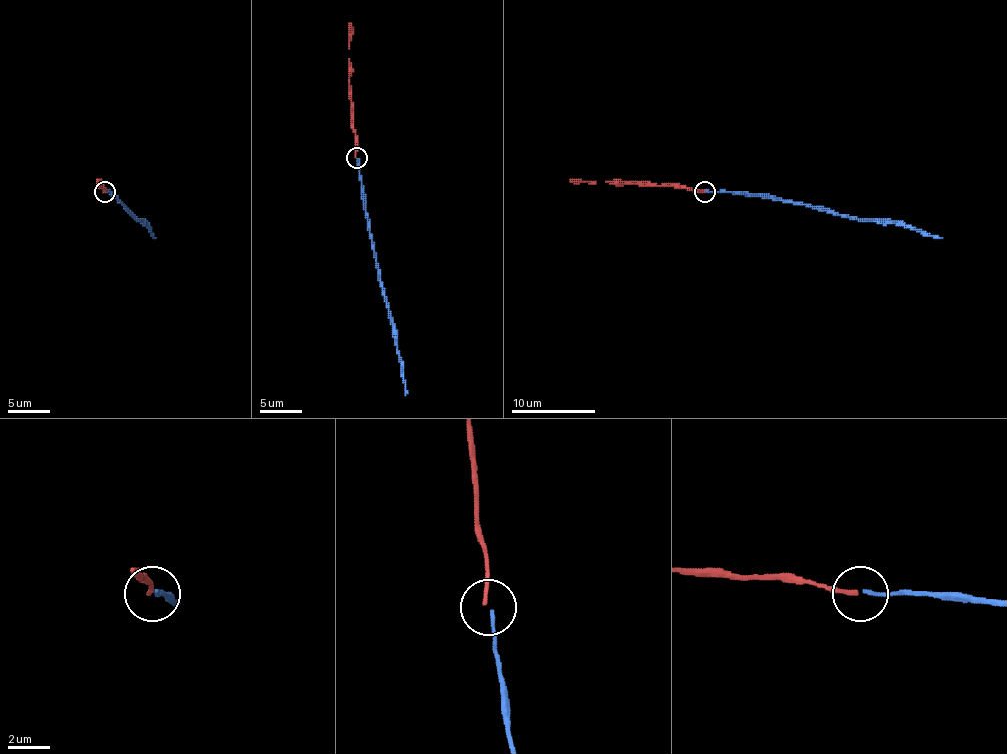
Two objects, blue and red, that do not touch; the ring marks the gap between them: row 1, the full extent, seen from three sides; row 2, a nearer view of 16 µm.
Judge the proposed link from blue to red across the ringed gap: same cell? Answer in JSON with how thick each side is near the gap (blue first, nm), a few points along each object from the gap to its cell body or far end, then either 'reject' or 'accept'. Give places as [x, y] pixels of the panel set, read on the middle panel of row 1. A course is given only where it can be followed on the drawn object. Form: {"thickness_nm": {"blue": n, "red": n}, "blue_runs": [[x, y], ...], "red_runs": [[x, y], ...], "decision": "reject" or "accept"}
{"thickness_nm": {"blue": 160, "red": 180}, "blue_runs": [[357, 159], [363, 209], [405, 395]], "red_runs": [[355, 157], [349, 86], [351, 23]], "decision": "reject"}

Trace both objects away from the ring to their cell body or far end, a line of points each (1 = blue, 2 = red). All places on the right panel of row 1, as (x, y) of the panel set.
1: (706, 192), (756, 194), (827, 209), (856, 219), (892, 221), (942, 238)
2: (704, 192), (633, 181), (570, 179)

